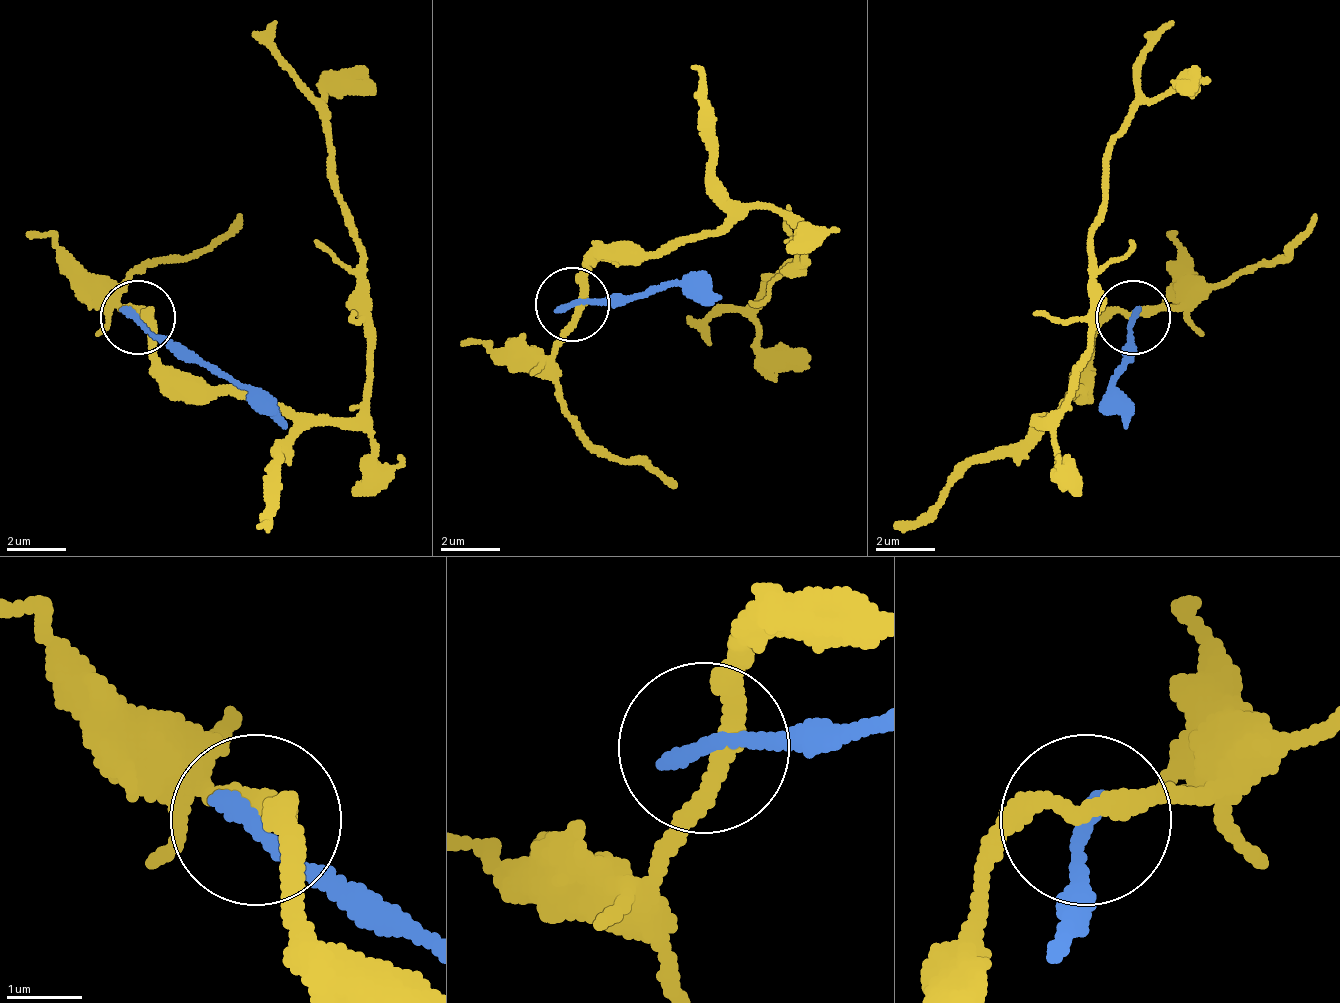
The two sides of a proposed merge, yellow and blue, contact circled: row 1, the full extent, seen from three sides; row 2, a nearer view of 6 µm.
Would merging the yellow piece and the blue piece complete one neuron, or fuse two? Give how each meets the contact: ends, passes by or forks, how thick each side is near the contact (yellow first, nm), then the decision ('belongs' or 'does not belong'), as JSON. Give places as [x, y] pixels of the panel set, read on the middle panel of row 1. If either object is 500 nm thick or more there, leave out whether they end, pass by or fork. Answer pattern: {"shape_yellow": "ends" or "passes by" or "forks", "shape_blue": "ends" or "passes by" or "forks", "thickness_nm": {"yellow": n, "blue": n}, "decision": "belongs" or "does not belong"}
{"shape_yellow": "passes by", "shape_blue": "ends", "thickness_nm": {"yellow": 240, "blue": 240}, "decision": "does not belong"}

